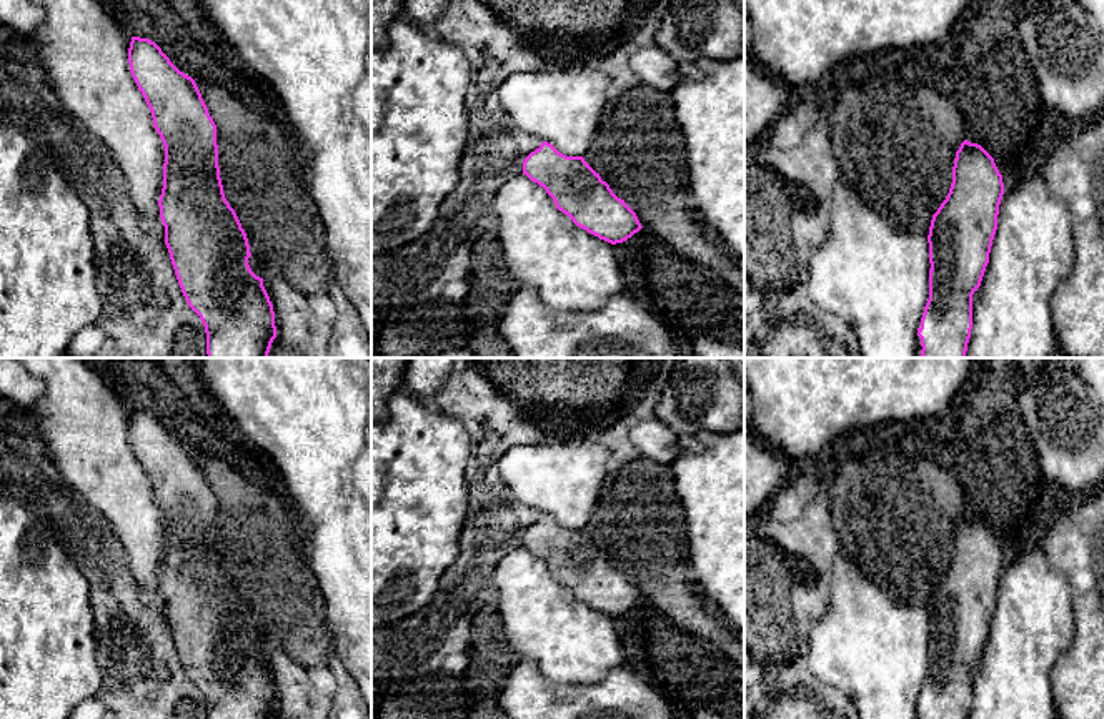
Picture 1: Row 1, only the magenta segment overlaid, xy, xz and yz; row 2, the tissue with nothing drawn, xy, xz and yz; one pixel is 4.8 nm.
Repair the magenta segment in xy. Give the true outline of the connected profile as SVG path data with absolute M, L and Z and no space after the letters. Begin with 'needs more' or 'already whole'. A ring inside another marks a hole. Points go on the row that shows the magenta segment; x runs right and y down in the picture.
already whole; M132 37L128 63L165 146L163 188L158 200L165 245L182 293L205 326L206 355L208 358L268 358L276 338L273 305L263 278L248 265L251 253L246 233L225 198L216 125L201 93L195 80L180 72L148 38Z

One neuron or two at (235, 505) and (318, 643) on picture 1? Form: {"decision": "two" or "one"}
{"decision": "one"}

